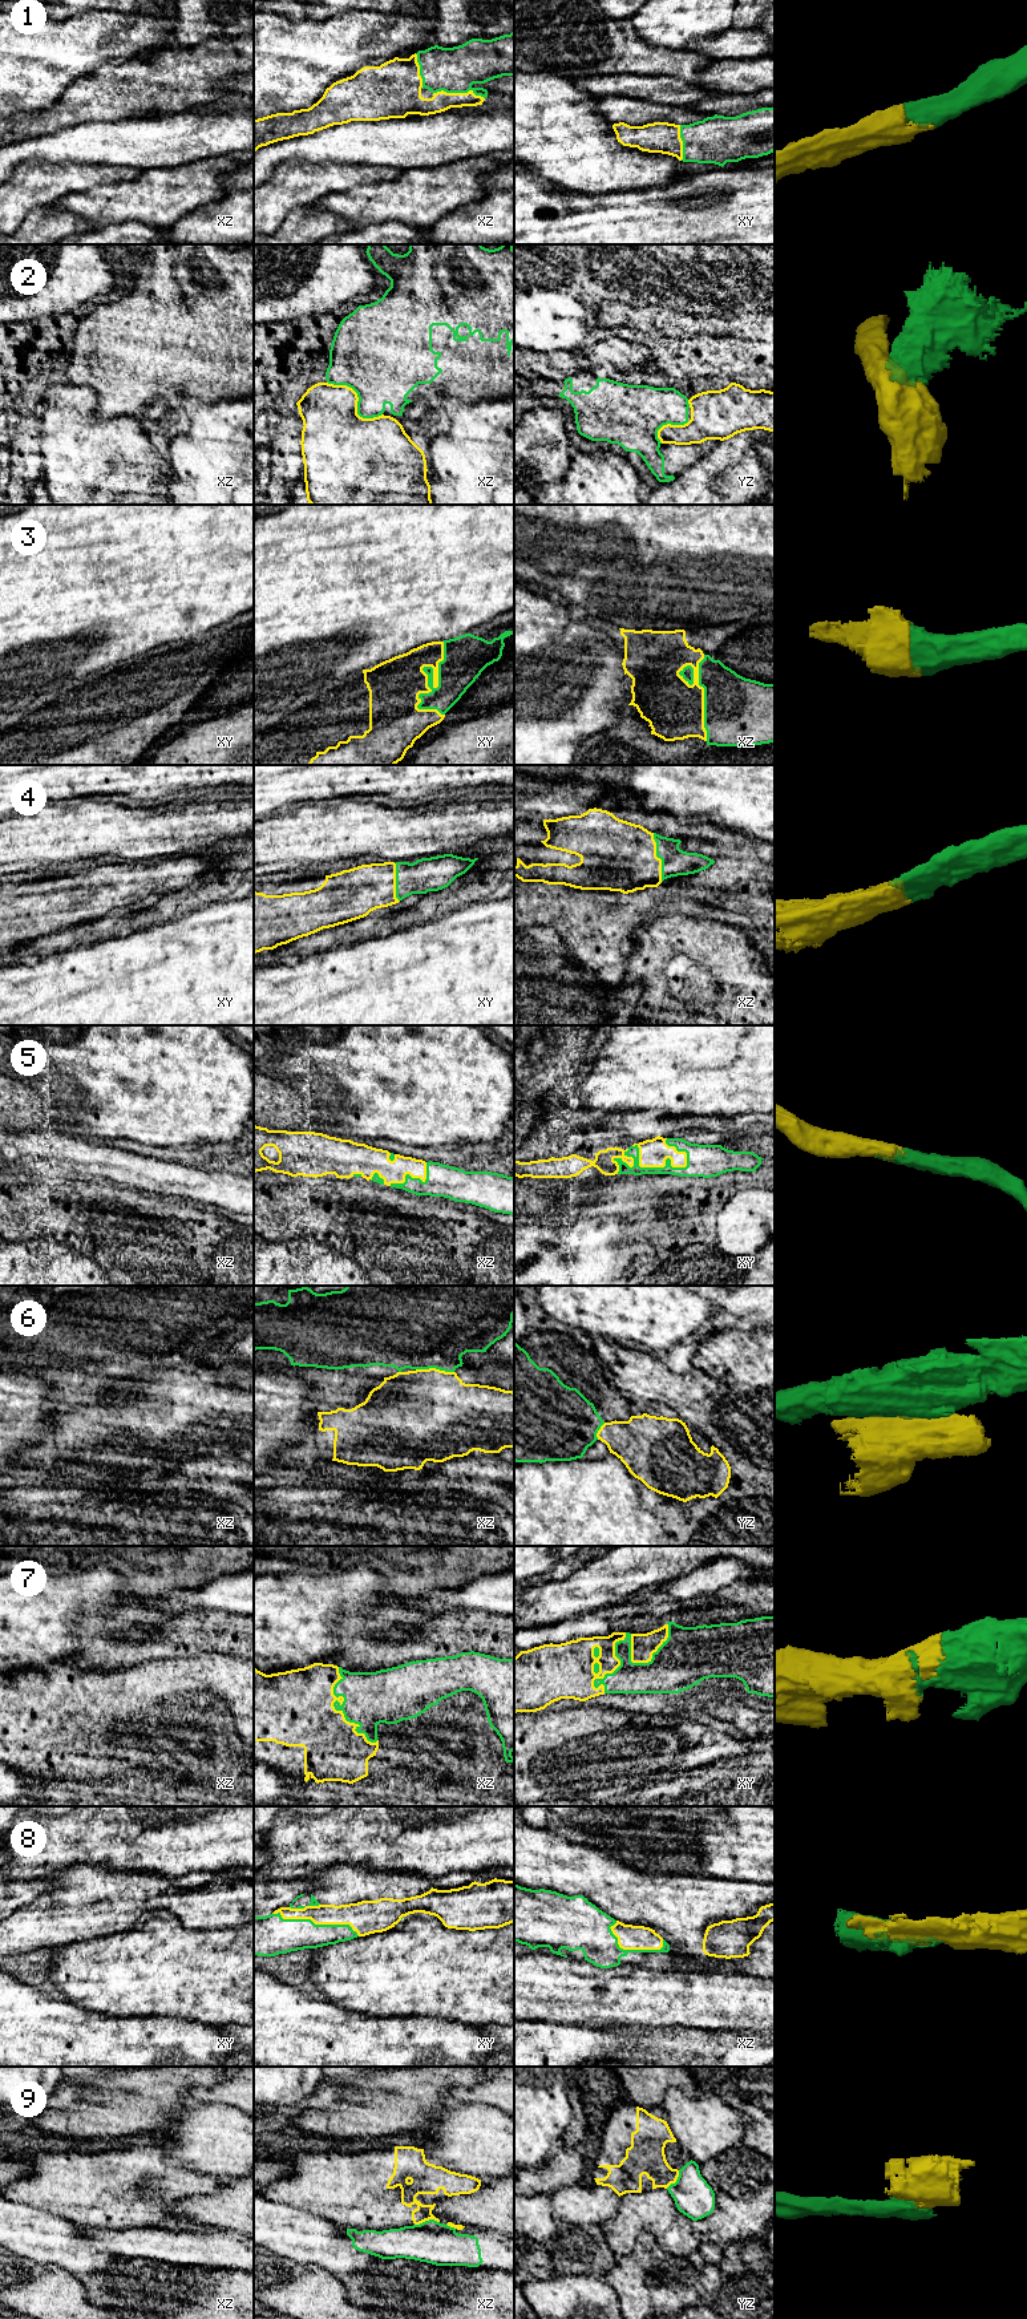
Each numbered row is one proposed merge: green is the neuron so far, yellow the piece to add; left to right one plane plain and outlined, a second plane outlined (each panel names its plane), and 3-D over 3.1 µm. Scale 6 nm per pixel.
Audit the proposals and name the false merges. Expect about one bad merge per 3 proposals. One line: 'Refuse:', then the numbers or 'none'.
Refuse: 2, 6, 9

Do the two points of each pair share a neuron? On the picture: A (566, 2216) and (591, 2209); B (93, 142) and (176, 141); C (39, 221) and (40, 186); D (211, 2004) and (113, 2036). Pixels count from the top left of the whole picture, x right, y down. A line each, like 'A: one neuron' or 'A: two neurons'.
A: one neuron
B: one neuron
C: two neurons
D: two neurons

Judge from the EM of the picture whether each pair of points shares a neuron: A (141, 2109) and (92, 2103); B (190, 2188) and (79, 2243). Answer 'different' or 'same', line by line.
A: same
B: different

